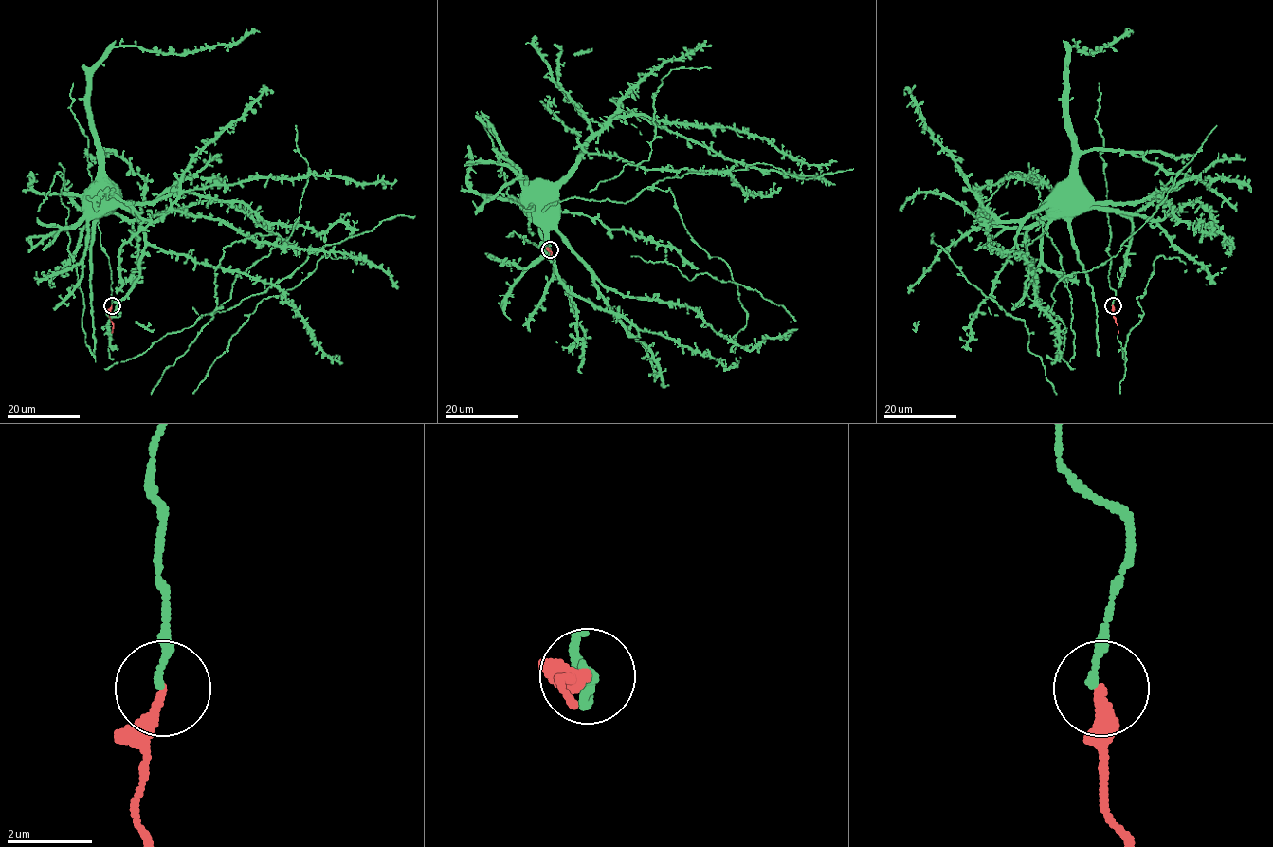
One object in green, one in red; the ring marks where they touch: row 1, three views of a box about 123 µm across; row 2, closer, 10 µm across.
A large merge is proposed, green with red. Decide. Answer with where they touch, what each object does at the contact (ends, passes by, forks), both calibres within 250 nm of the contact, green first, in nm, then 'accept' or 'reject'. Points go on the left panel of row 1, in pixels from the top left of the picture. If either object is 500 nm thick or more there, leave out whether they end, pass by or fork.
place (112, 305); green ends; red ends; calibres 160 and 280 nm; accept

